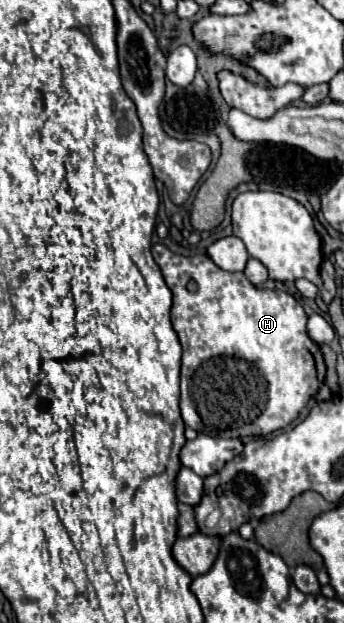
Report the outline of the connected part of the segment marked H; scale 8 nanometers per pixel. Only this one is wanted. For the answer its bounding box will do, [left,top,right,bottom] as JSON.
[152,245,324,439]

